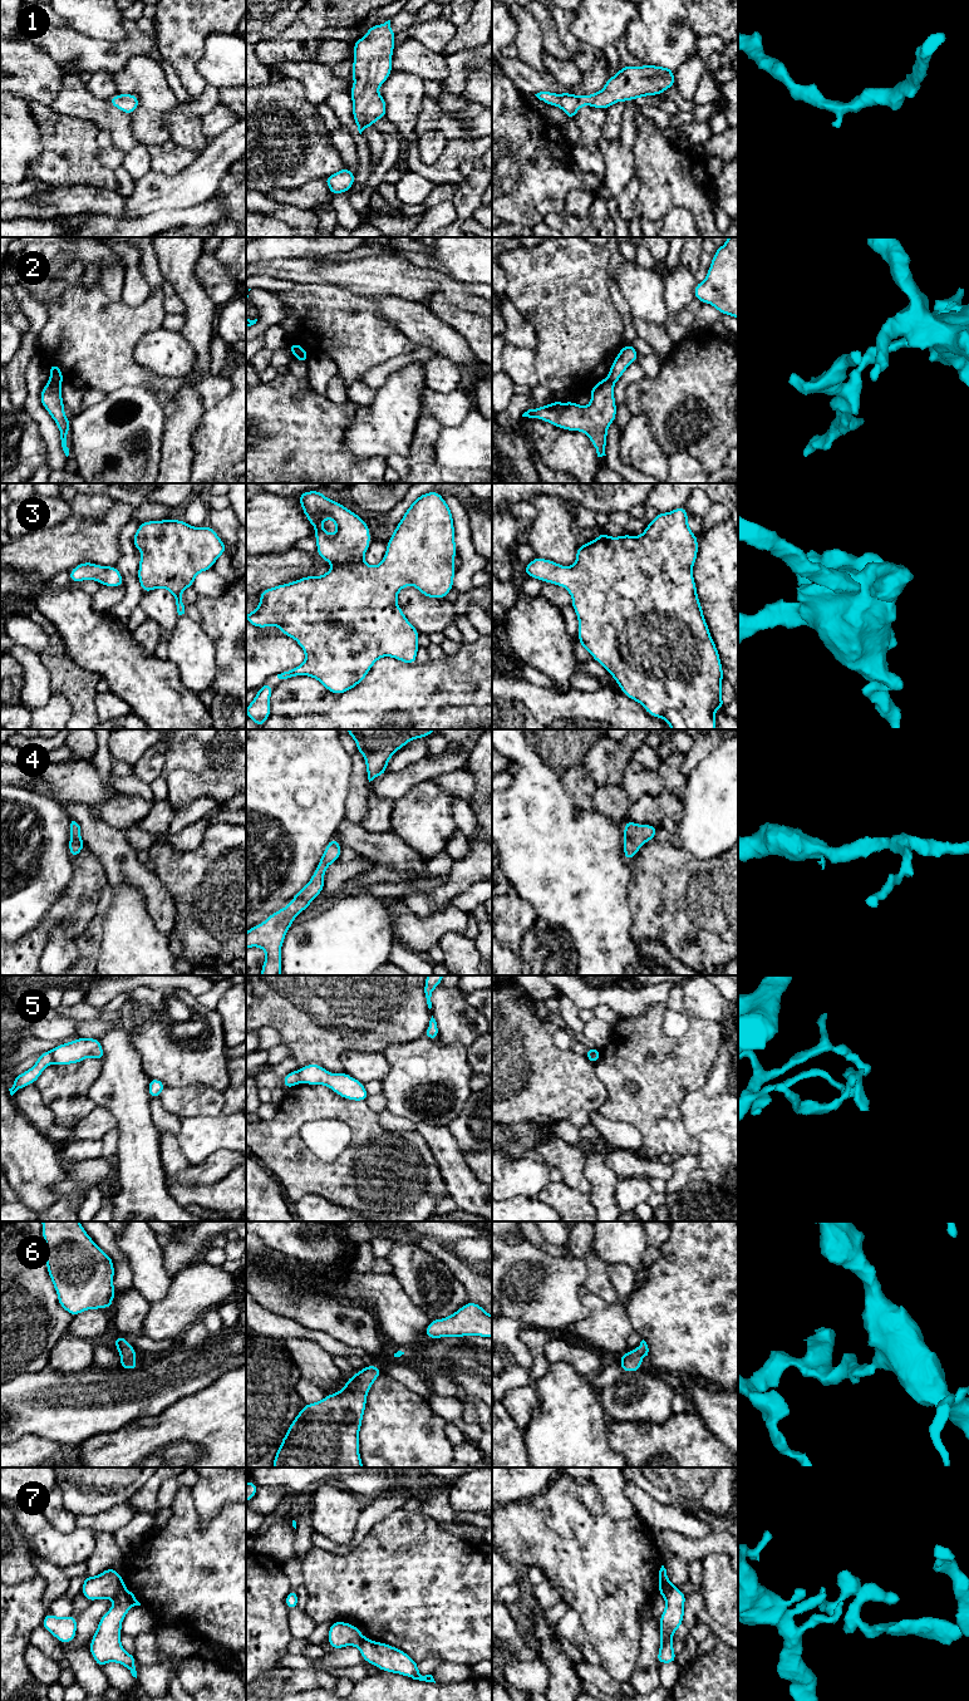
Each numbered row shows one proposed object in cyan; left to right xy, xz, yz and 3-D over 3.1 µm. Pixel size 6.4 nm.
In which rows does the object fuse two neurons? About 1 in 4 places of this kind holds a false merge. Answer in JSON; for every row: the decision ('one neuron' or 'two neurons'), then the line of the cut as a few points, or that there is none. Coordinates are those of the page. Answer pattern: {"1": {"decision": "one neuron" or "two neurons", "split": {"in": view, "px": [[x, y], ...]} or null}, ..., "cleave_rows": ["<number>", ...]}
{"1": {"decision": "one neuron", "split": null}, "2": {"decision": "two neurons", "split": {"in": "xy", "px": [[50, 378], [60, 382]]}}, "3": {"decision": "one neuron", "split": null}, "4": {"decision": "one neuron", "split": null}, "5": {"decision": "two neurons", "split": {"in": "xy", "px": [[50, 1051], [54, 1061]]}}, "6": {"decision": "one neuron", "split": null}, "7": {"decision": "two neurons", "split": {"in": "xy", "px": [[123, 1584], [113, 1598]]}}, "cleave_rows": ["2", "5", "7"]}

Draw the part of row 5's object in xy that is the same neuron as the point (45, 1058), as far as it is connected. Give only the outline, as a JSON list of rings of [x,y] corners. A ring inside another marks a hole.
[[[51,1051],[41,1052],[38,1061],[31,1068],[14,1078],[13,1087],[9,1088],[10,1095],[13,1096],[18,1090],[35,1083],[35,1081],[40,1077],[43,1071],[51,1063],[54,1063]]]

